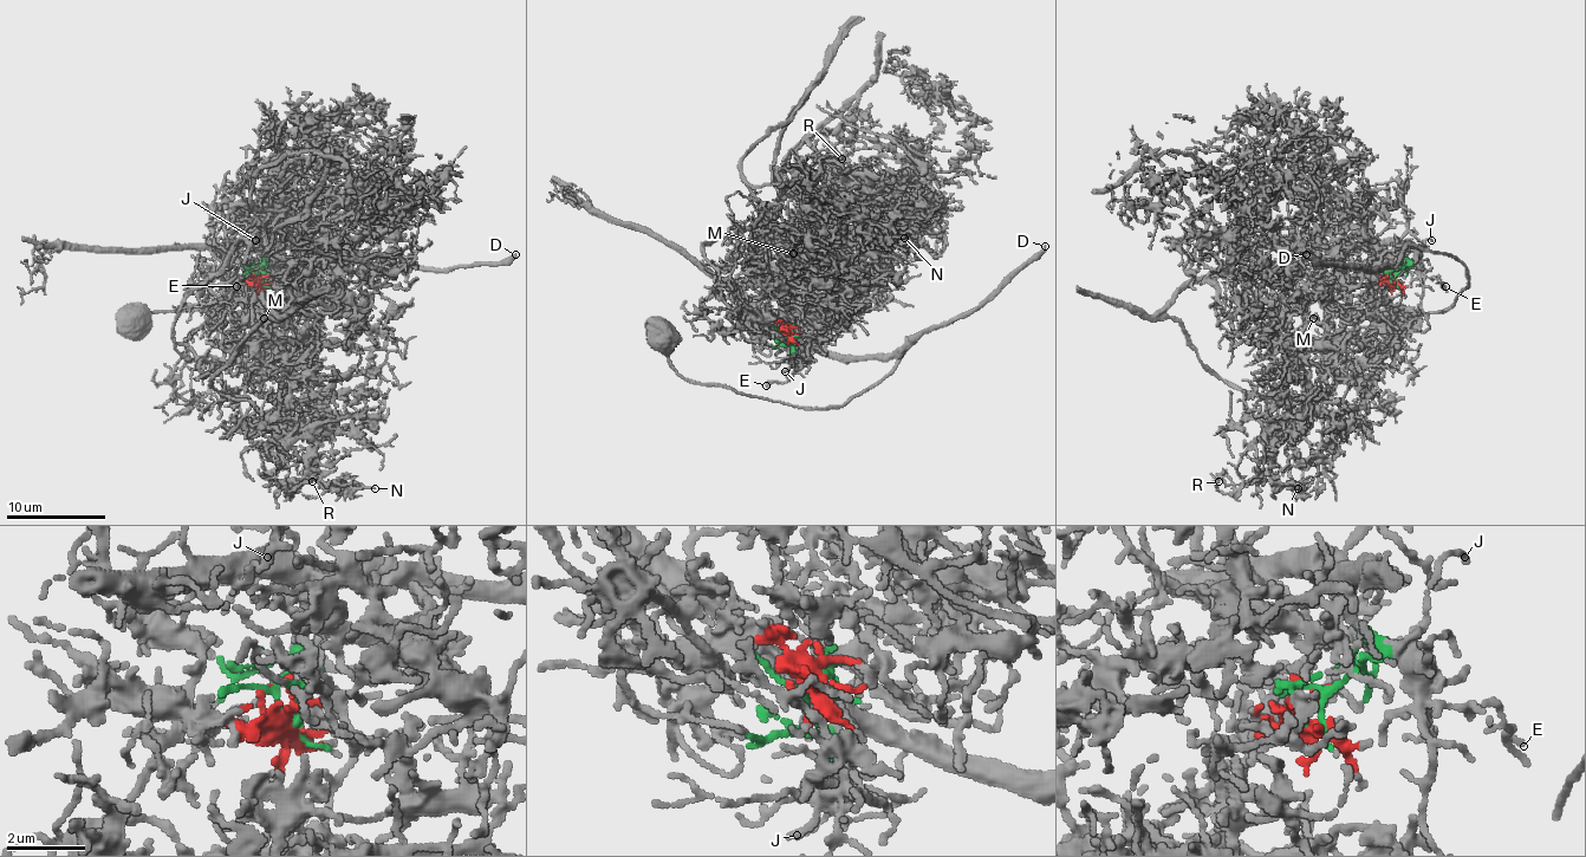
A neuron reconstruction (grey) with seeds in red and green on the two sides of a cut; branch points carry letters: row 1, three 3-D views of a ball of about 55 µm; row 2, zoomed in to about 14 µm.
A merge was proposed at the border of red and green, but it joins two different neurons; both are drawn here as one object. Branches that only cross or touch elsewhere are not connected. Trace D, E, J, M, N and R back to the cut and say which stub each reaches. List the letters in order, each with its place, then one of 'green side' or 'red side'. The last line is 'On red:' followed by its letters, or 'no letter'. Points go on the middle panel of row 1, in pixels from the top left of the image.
D: at (1045, 246); green side
E: at (766, 385); green side
J: at (785, 371); green side
M: at (793, 253); red side
N: at (904, 238); red side
R: at (842, 158); red side
On red: M, N, R

